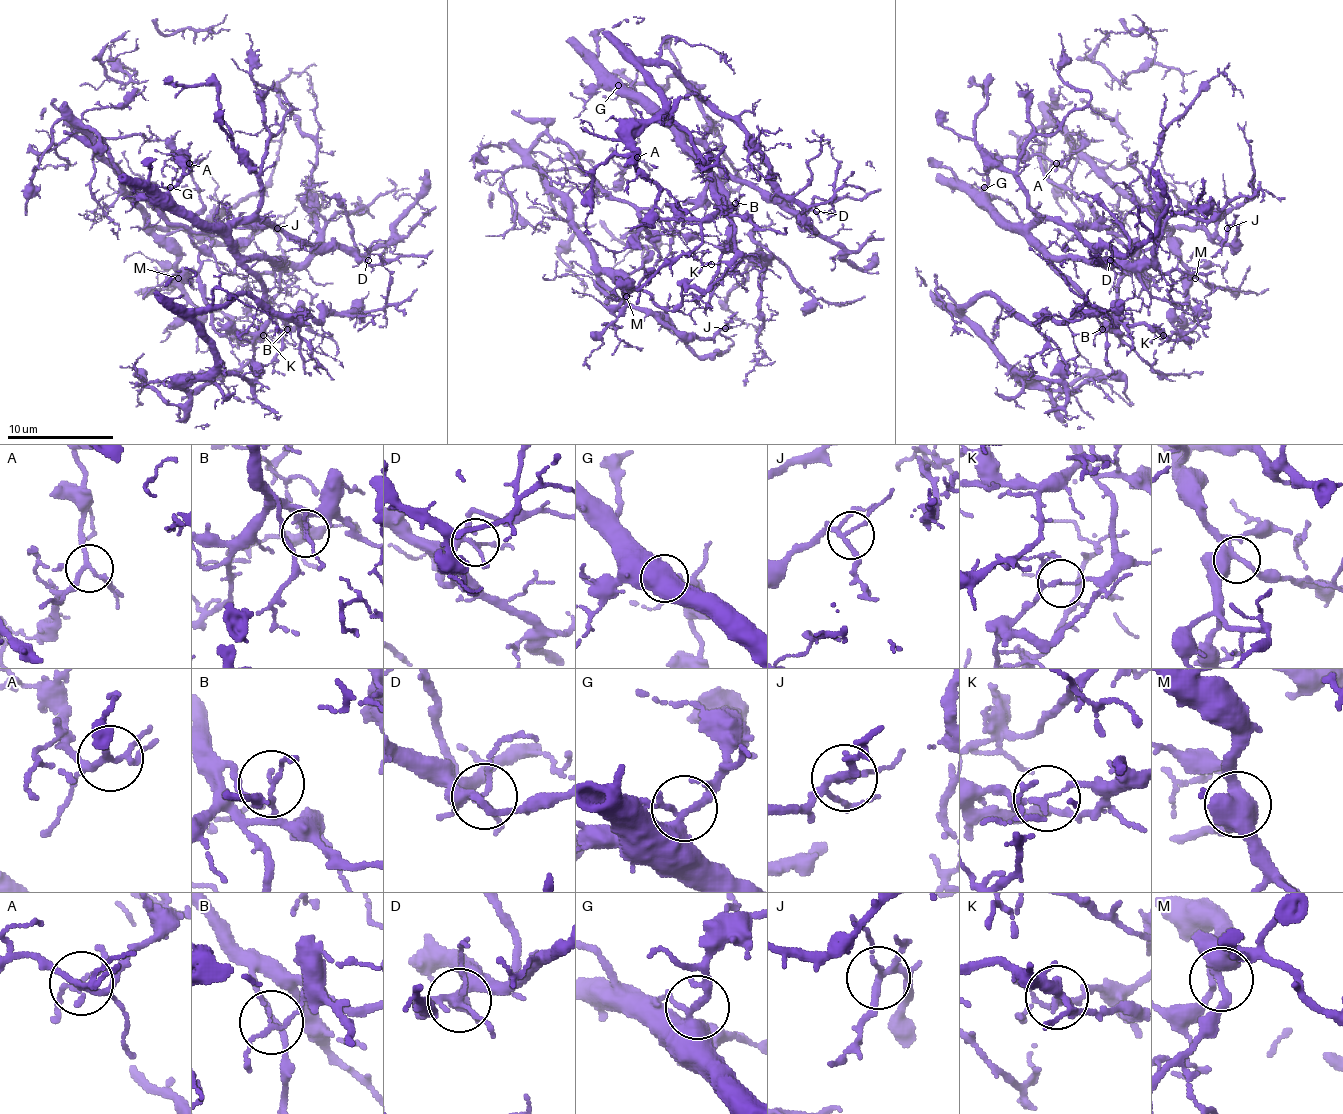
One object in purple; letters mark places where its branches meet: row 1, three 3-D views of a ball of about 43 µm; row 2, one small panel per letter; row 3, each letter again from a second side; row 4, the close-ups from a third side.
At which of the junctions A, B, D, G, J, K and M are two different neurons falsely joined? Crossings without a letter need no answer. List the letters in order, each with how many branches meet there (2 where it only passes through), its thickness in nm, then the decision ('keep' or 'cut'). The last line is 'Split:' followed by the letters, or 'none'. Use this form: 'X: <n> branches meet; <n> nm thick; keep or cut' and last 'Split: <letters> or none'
A: 3 branches meet; 160 nm thick; keep
B: 2 branches meet; 130 nm thick; keep
D: 5 branches meet; 220 nm thick; keep
G: 3 branches meet; 280 nm thick; keep
J: 4 branches meet; 170 nm thick; keep
K: 3 branches meet; 120 nm thick; cut
M: 4 branches meet; 320 nm thick; keep
Split: K

